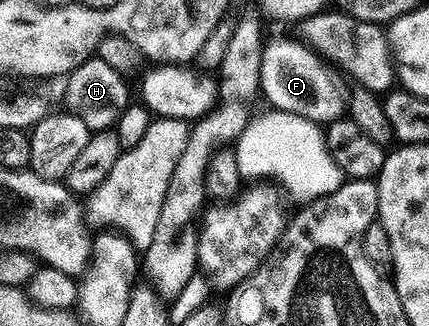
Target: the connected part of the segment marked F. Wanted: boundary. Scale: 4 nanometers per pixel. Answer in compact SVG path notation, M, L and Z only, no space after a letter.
M268 38L264 42L259 69L261 95L271 102L268 104L274 110L293 113L320 125L344 118L344 100L339 100L339 89L332 83L330 73L323 69L320 56L310 46L296 39Z

